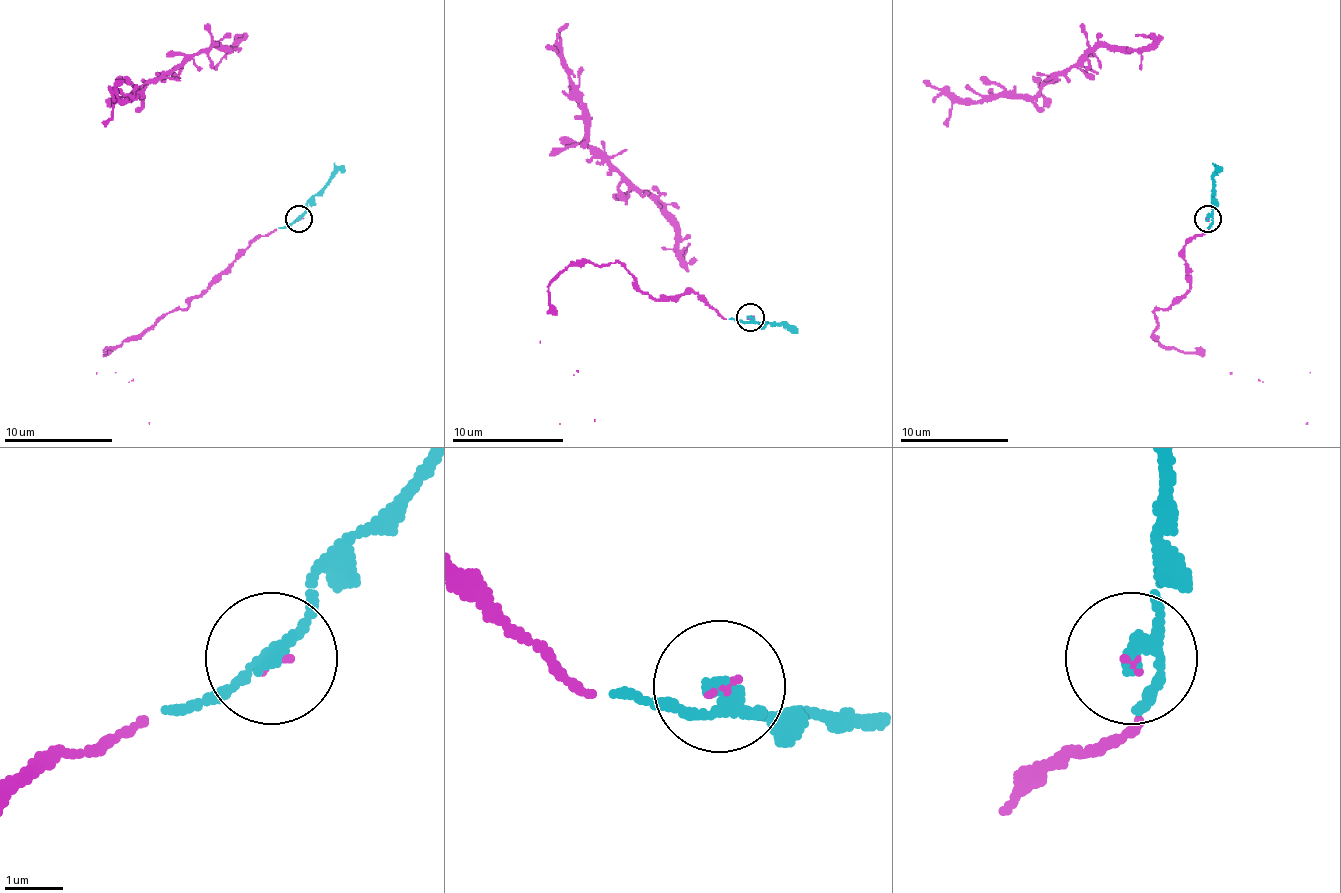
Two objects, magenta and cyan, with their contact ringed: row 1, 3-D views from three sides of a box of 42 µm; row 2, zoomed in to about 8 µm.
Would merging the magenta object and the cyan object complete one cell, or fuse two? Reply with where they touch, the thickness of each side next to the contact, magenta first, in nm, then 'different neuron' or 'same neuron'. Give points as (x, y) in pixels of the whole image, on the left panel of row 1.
(299, 218) | 60/190 nm | same neuron

